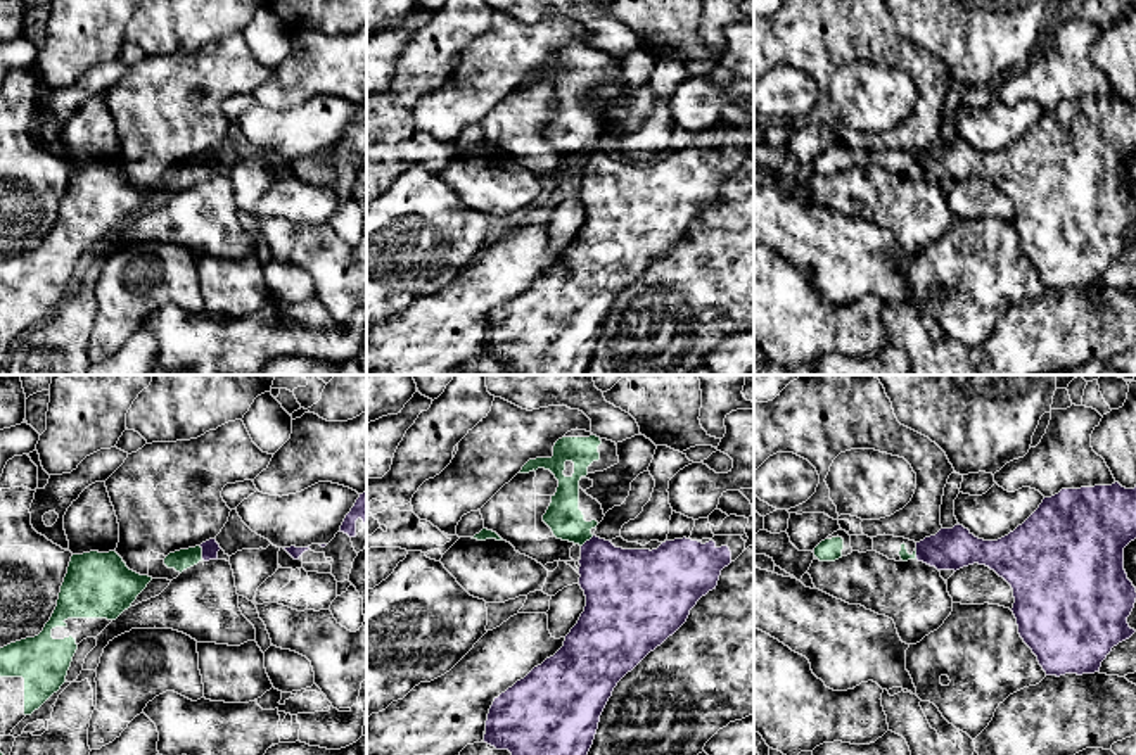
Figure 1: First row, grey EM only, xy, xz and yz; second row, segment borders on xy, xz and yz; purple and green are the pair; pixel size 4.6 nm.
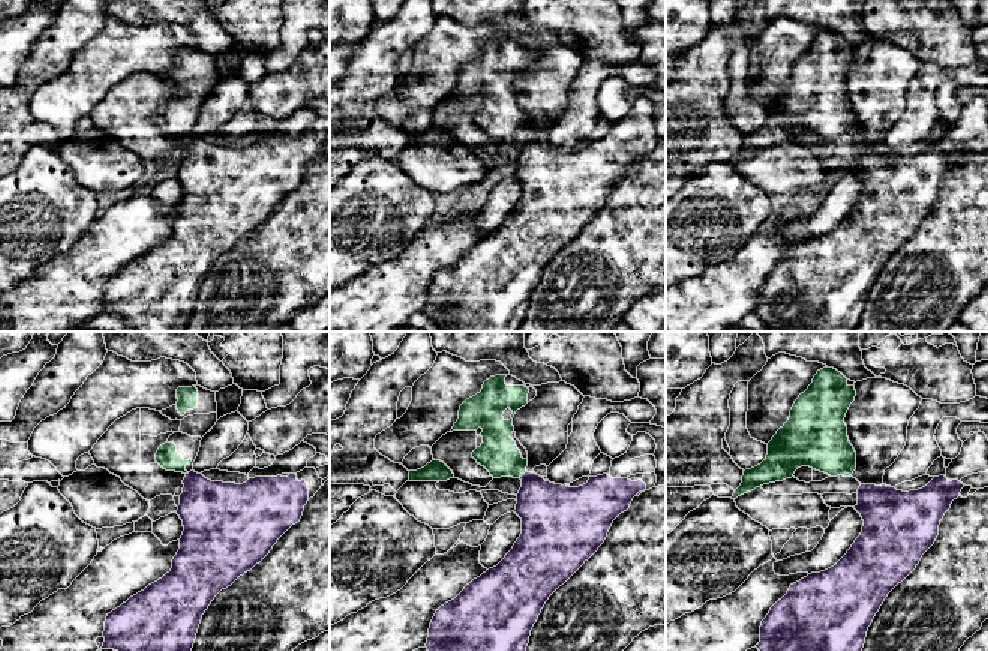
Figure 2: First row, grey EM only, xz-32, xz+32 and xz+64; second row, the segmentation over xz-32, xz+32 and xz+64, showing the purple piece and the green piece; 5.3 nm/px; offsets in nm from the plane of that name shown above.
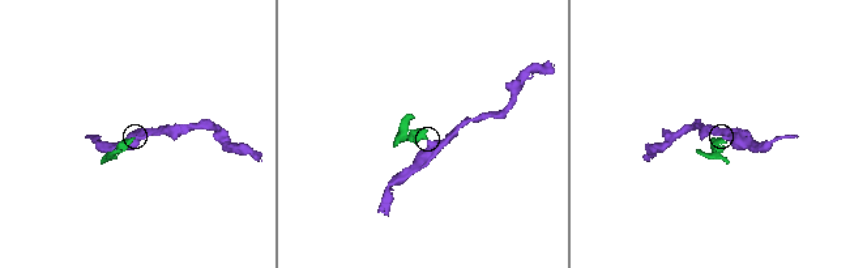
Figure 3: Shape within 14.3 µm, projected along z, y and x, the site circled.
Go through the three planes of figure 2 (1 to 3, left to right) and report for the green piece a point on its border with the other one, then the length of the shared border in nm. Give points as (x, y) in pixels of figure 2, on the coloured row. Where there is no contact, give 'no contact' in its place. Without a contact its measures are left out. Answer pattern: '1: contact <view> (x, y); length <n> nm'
1: contact xz-32 (189, 473); length 30 nm
2: contact xz+32 (523, 474); length 50 nm
3: no contact

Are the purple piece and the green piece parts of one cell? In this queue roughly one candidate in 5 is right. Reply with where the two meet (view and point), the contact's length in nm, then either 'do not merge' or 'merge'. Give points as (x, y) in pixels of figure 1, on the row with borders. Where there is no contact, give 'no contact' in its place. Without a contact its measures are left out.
xy (203, 553) | 70 nm | do not merge

